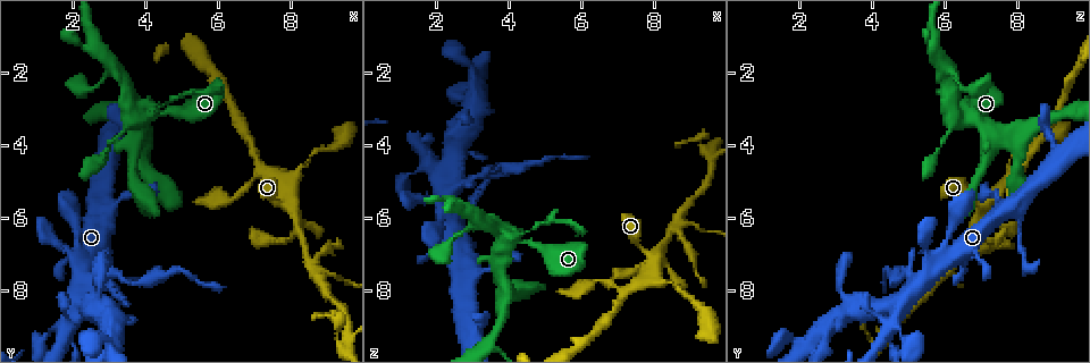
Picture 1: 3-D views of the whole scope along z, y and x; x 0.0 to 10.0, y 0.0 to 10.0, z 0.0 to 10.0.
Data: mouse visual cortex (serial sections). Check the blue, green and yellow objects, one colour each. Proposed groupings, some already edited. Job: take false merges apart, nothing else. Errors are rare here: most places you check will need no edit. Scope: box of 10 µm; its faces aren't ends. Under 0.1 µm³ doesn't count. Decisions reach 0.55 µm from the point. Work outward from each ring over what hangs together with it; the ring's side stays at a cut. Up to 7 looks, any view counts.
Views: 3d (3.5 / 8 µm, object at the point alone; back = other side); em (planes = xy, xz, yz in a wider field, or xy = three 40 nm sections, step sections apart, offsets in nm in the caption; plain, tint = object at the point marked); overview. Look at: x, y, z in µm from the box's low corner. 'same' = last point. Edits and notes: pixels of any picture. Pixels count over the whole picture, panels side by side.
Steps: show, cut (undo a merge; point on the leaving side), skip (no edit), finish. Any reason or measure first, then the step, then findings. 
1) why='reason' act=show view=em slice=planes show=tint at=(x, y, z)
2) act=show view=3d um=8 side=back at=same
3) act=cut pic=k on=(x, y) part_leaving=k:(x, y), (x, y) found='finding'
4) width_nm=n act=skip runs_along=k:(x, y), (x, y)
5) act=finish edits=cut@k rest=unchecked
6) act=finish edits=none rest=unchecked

why='calibre changes' act=show view=3d um=3.5 side=back at=(3.40, 3.50, 6.20)

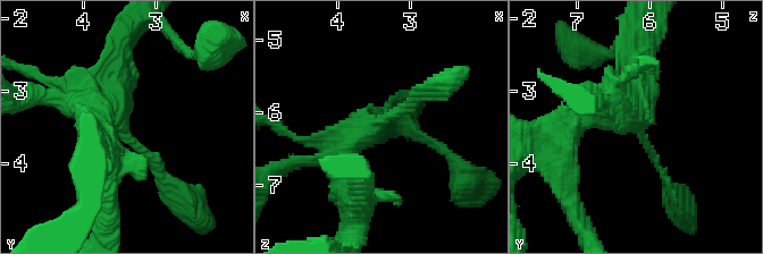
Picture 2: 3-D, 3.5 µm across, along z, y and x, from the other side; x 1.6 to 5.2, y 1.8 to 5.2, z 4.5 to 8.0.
why='need the tissue' act=show view=em slice=planes show=tint at=(3.50, 3.50, 6.20)

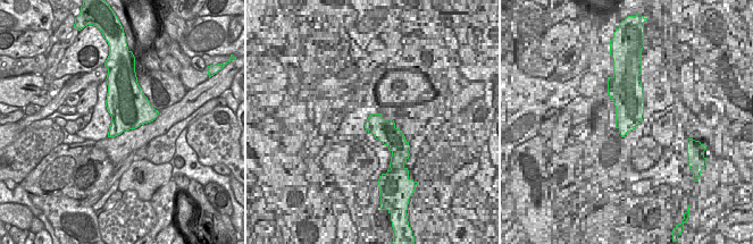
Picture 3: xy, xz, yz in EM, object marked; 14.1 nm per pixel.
act=skip runs_along=2:(75, 101), (103, 104), (166, 180) found='all the same cell'

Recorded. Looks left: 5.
why='branch point' act=show view=3d um=3.5 side=back at=(2.60, 7.70, 5.15)

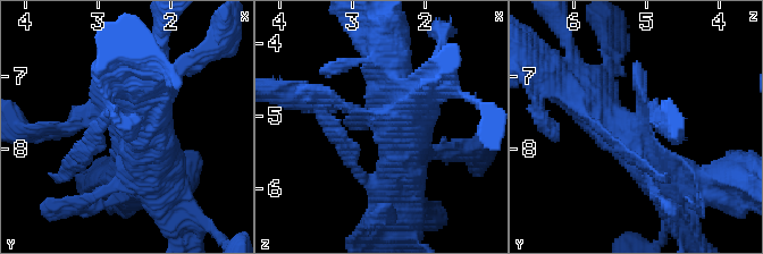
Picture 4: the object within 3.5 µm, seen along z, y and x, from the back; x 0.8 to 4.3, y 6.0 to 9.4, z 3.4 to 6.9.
act=show view=em slice=xy step=2 show=tint at=(2.55, 7.75, 5.15)

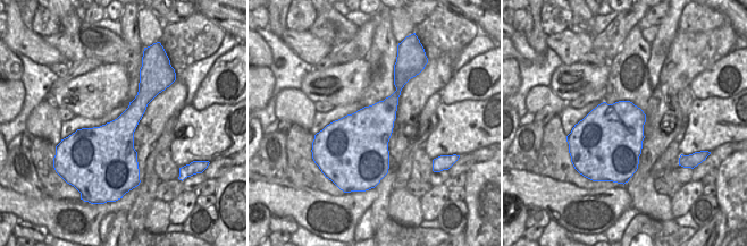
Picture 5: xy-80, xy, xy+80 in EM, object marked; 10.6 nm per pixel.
act=skip runs_along=4:(563, 82), (660, 176), (677, 176) found='continuous, no second cell'

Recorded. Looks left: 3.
why='three arms meet' act=show view=3d um=3.5 at=(8.05, 5.70, 7.05)

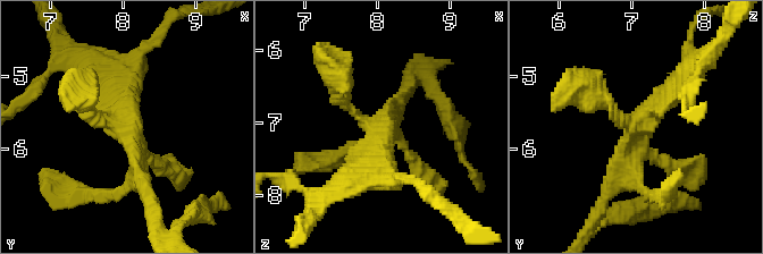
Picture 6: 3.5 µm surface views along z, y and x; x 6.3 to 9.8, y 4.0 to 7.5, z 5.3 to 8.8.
act=skip found='one cell here'

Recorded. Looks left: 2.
act=finish edits=none rest=unchecked

